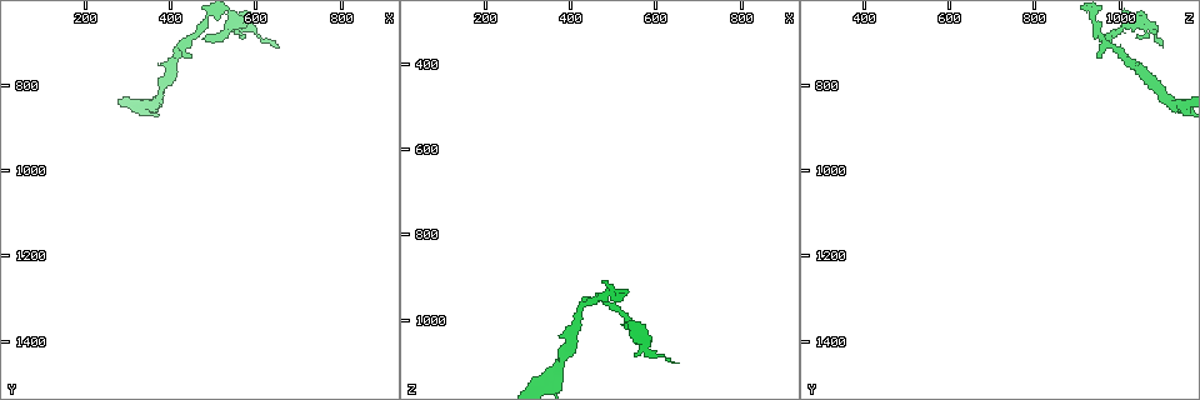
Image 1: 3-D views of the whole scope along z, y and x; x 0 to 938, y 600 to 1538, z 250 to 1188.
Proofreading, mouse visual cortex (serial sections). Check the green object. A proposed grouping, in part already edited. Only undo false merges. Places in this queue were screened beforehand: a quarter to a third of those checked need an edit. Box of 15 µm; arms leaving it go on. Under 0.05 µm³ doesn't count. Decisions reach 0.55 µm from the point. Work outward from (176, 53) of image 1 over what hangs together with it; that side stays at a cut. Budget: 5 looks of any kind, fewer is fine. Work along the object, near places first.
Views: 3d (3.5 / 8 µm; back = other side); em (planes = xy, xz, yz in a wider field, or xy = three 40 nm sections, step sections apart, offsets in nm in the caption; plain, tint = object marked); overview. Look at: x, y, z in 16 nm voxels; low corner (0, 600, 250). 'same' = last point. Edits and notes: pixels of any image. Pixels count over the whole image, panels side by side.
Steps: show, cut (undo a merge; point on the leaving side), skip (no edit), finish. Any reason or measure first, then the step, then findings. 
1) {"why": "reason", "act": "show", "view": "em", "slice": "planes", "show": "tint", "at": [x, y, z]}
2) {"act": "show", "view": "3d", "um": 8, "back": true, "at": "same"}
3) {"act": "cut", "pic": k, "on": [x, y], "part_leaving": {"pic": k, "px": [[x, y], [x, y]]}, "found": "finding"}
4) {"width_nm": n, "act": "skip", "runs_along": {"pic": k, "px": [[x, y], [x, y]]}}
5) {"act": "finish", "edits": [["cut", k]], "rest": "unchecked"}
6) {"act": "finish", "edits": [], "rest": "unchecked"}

{"why": "thin arm on a thick one", "act": "show", "view": "3d", "um": 3.5, "at": [345, 845, 1130]}

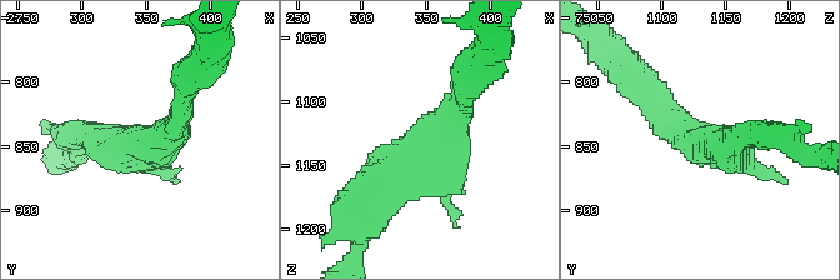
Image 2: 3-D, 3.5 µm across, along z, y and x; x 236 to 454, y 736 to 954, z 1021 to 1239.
{"act": "skip", "runs_along": {"pic": 2, "px": [[464, 93], [440, 135], [356, 201]]}, "found": "one cell here"}

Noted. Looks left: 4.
{"why": "narrows sharply", "act": "show", "view": "3d", "um": 3.5, "back": true, "at": [465, 680, 940]}

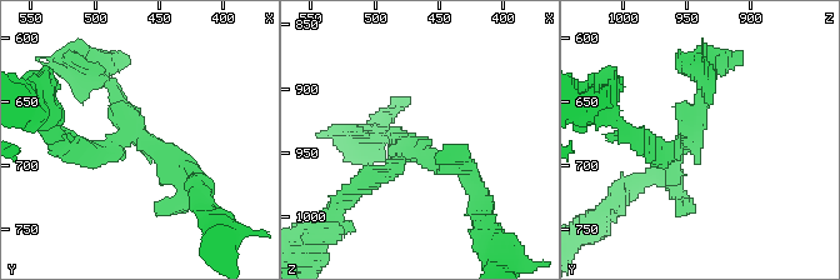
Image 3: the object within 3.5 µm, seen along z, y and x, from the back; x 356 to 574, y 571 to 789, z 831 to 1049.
{"arms": 3, "arm_widths_nm": [200, 250, 250], "act": "show", "view": "em", "slice": "xy", "step": 5, "show": "tint", "at": [466, 678, 946]}

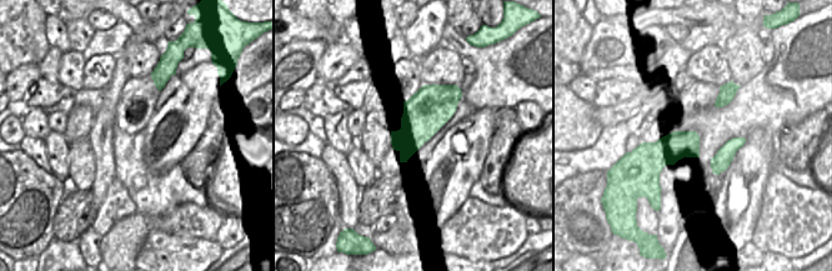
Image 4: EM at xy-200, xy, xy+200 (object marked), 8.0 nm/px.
{"act": "cut", "pic": 3, "on": [658, 150], "part_leaving": {"pic": 3, "px": [[679, 146], [660, 154], [609, 116]]}, "found": "a second cell is stuck on"}

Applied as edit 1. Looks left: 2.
{"act": "finish", "edits": [["cut", 3]], "rest": "unchecked"}

